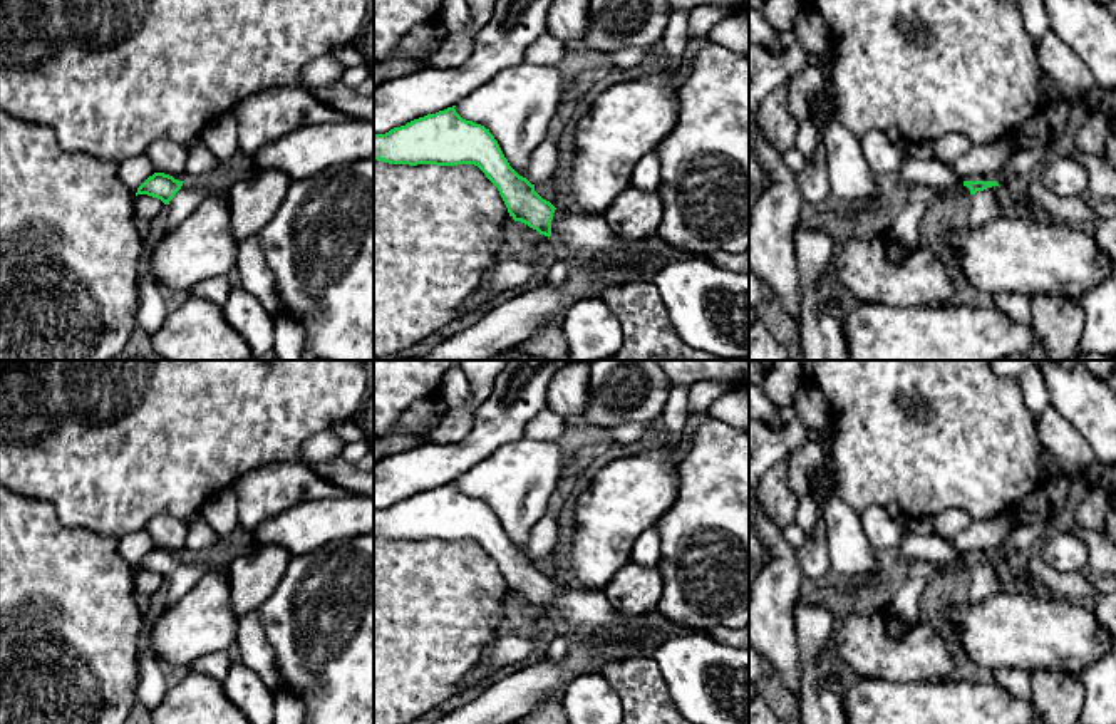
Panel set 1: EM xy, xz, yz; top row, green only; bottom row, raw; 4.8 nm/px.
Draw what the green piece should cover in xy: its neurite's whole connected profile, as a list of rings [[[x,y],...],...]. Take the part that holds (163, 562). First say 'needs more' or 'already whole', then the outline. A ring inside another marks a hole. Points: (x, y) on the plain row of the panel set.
needs more | [[[154,548],[139,563],[137,570],[147,570],[161,575],[169,583],[166,608],[178,603],[206,573],[228,573],[228,561],[220,555],[211,553],[208,558],[201,556],[178,556],[169,550]]]

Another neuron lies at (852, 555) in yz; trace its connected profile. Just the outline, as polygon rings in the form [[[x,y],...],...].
[[[833,489],[821,494],[821,509],[828,540],[829,568],[838,571],[843,582],[868,582],[883,578],[860,515]]]

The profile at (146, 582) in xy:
[[[147,570],[136,571],[136,590],[144,595],[152,595],[161,585],[164,578],[158,573]]]

